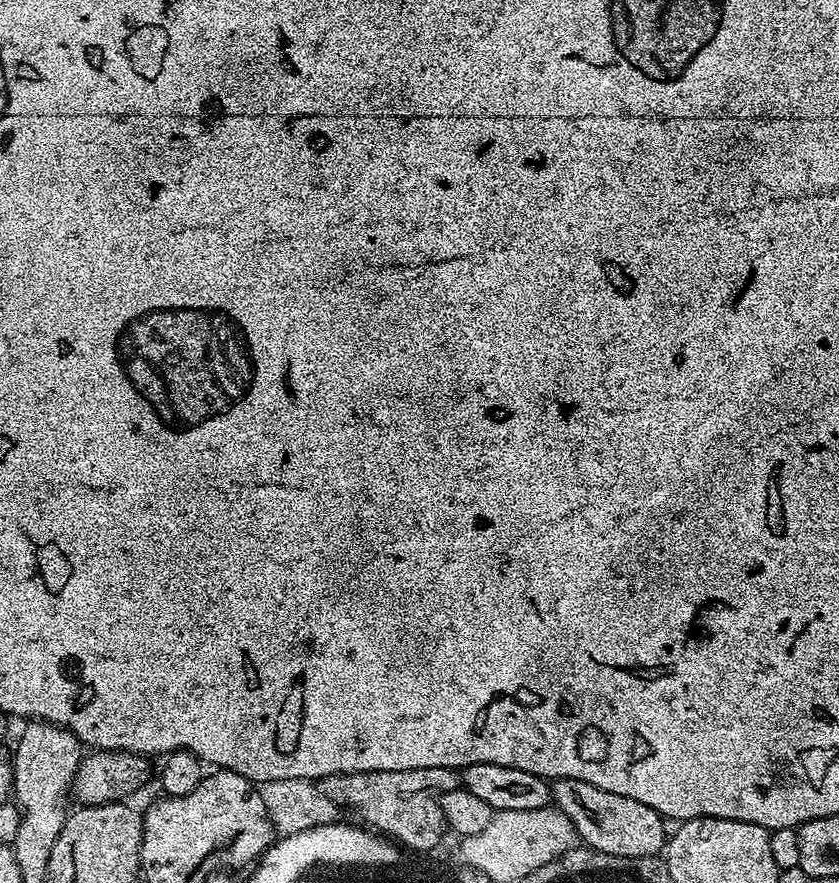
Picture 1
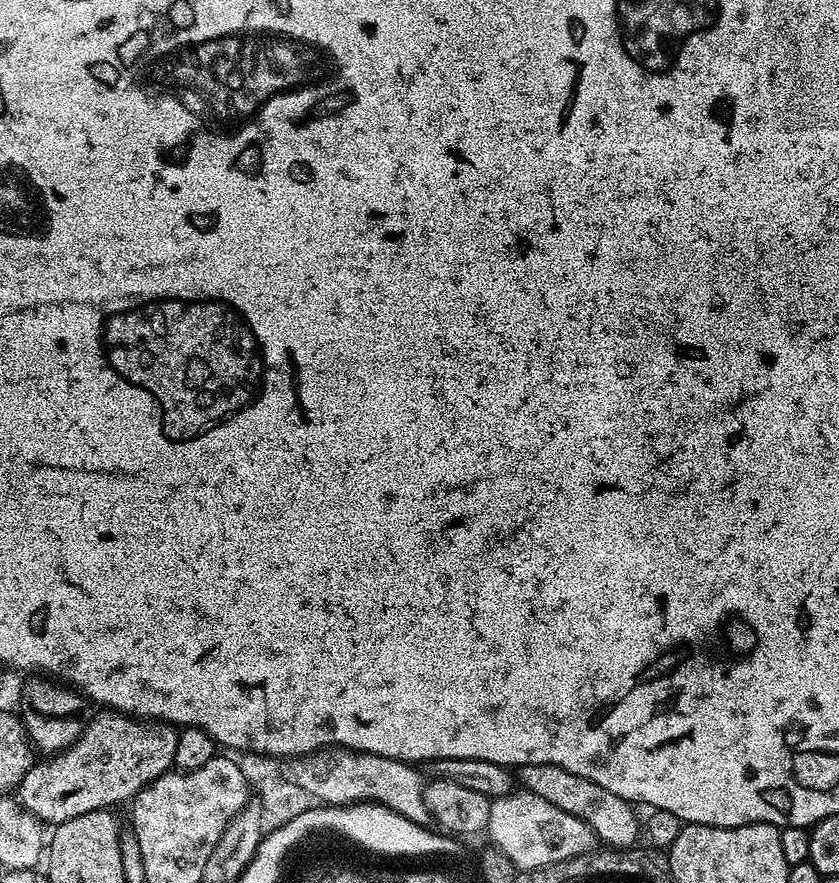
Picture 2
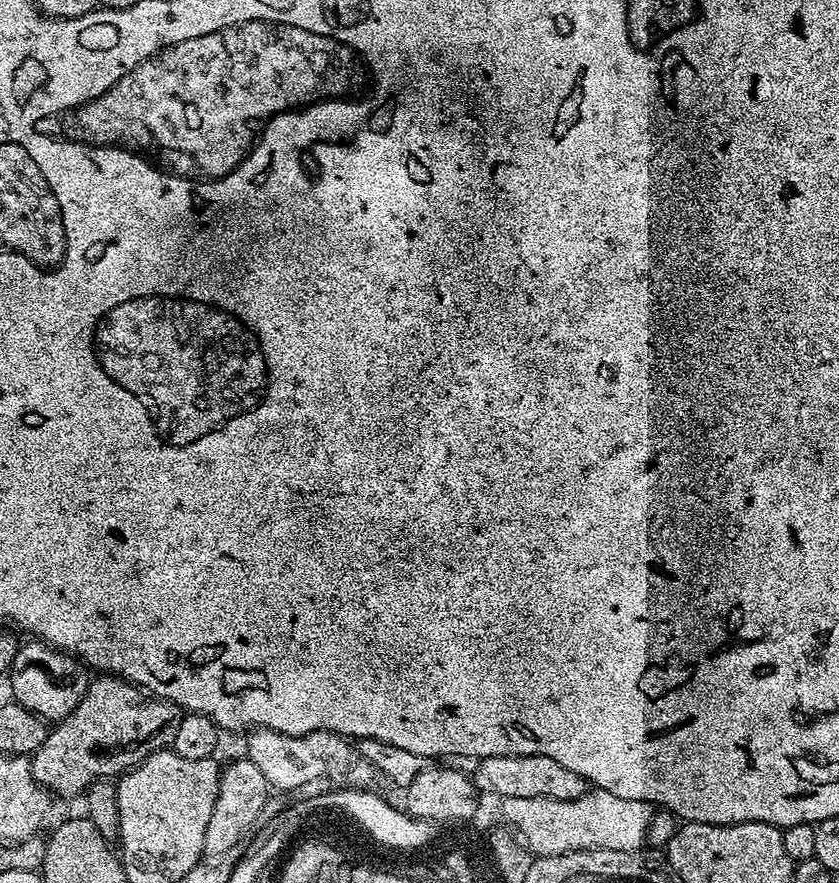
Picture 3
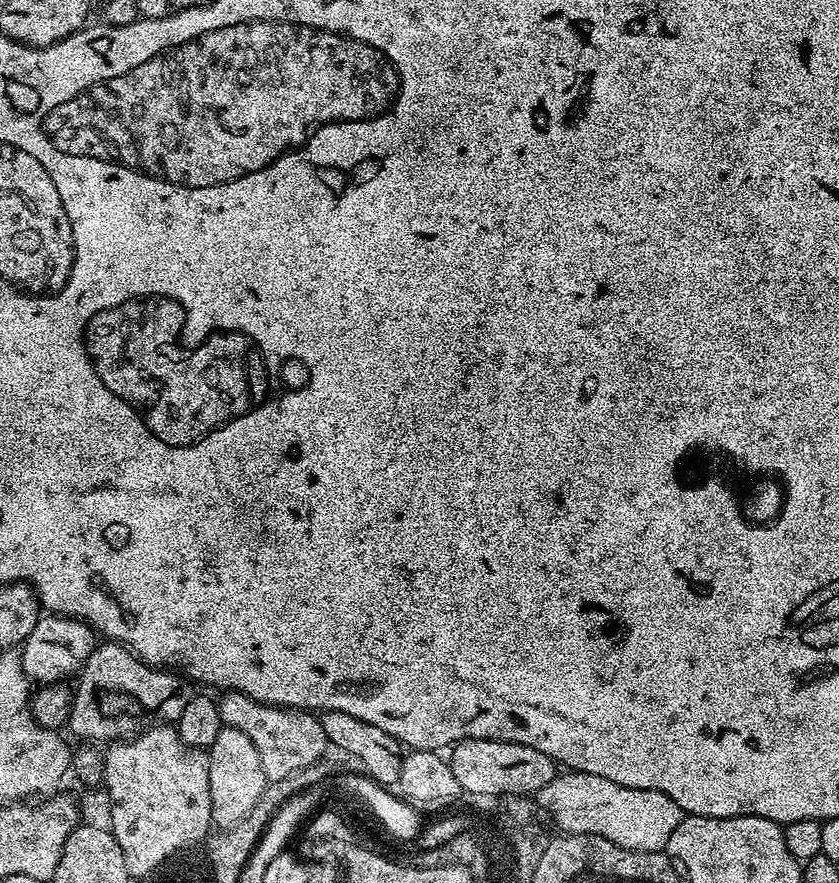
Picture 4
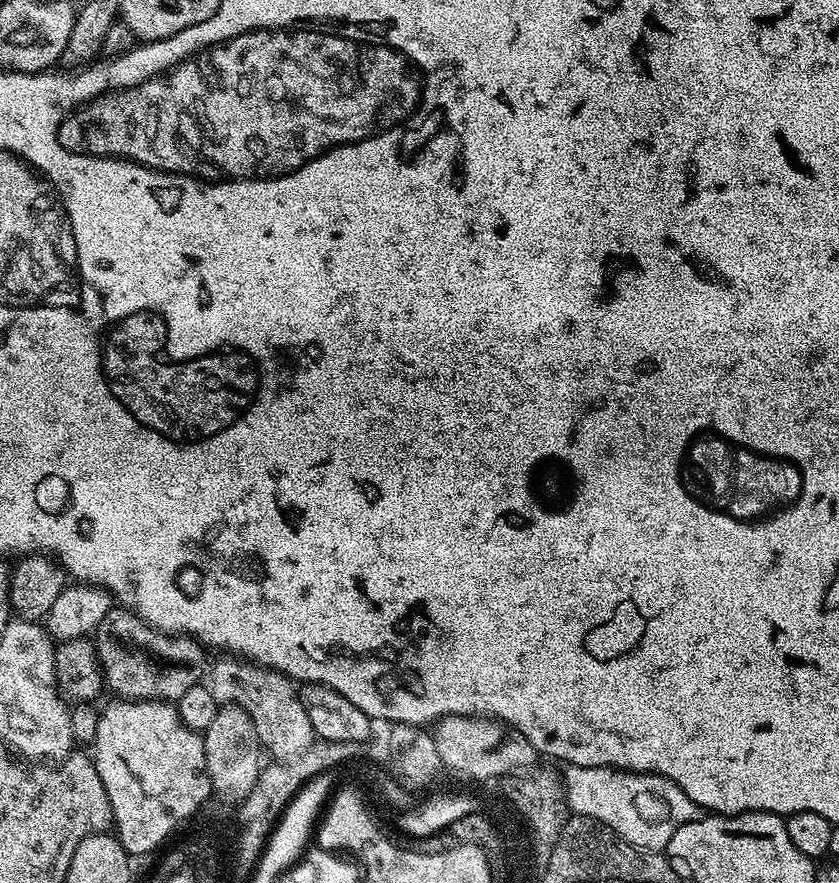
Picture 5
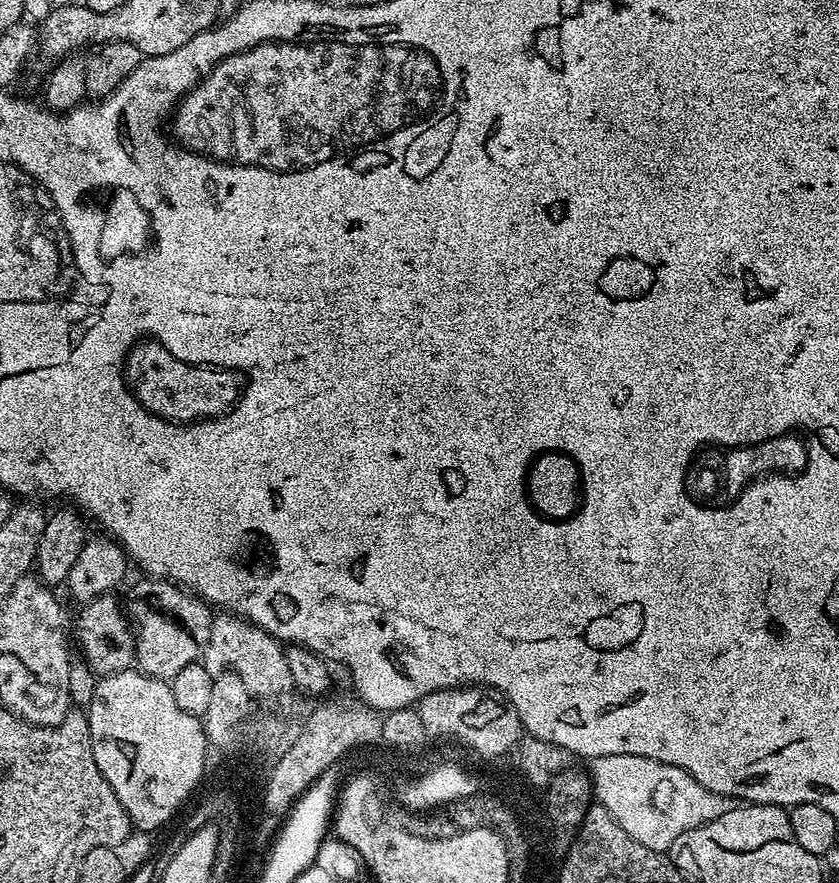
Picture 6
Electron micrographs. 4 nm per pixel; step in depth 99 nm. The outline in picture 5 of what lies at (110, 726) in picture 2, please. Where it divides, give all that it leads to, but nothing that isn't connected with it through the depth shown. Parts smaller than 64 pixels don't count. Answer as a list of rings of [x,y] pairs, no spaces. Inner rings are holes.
[[[113,606],[106,614],[106,618],[102,618],[94,633],[94,643],[107,691],[112,691],[111,695],[121,700],[175,702],[182,698],[182,694],[186,694],[186,690],[190,690],[190,686],[201,683],[206,672],[205,649],[197,640],[183,634],[169,634],[155,628],[141,626],[131,611],[120,606]]]

